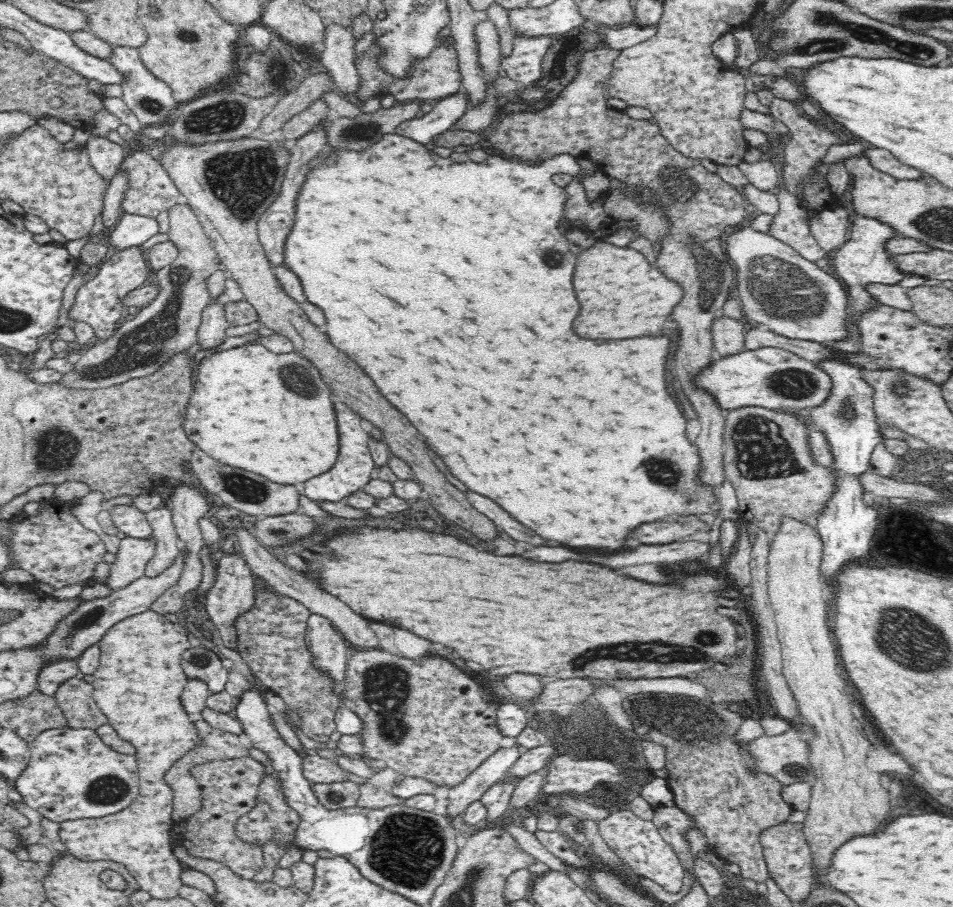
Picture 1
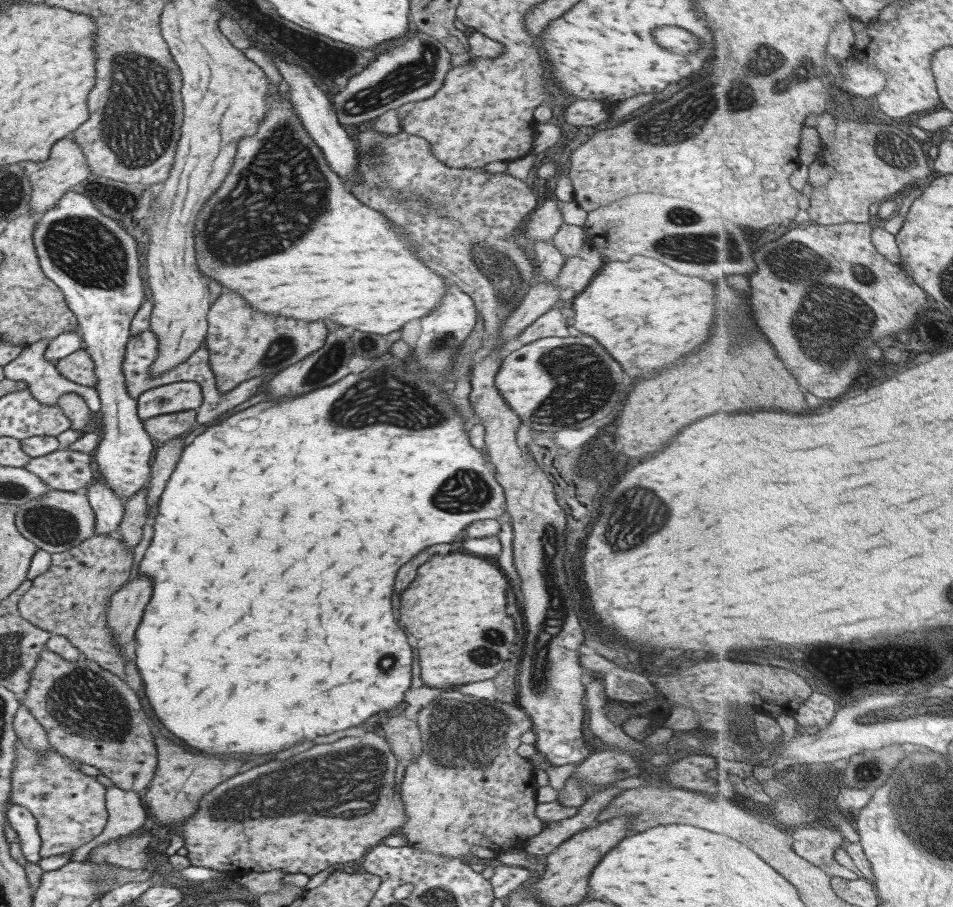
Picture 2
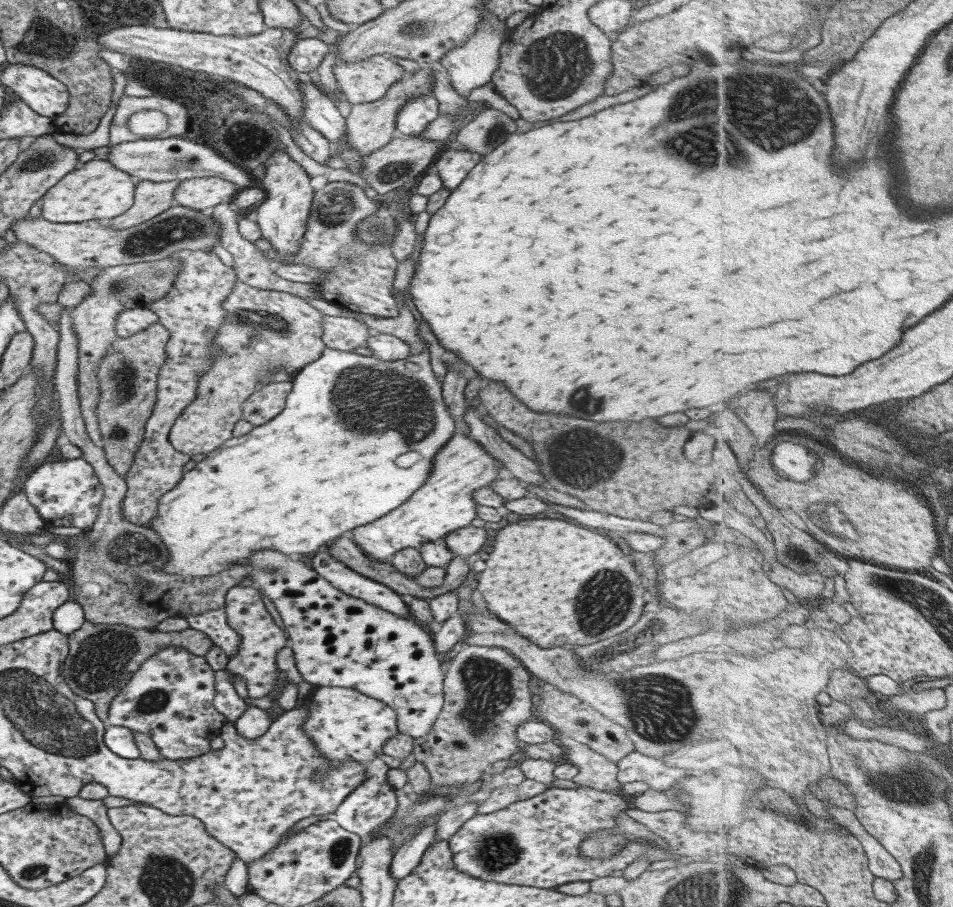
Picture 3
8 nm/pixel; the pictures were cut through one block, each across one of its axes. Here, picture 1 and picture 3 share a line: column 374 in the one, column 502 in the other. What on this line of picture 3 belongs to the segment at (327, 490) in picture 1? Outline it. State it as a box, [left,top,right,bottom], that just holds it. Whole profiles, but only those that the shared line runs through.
[351,432,506,563]

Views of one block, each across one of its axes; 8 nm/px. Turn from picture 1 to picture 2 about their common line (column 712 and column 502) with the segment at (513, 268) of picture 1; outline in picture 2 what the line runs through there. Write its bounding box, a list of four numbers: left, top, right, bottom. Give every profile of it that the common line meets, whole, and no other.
[134,282,505,758]

